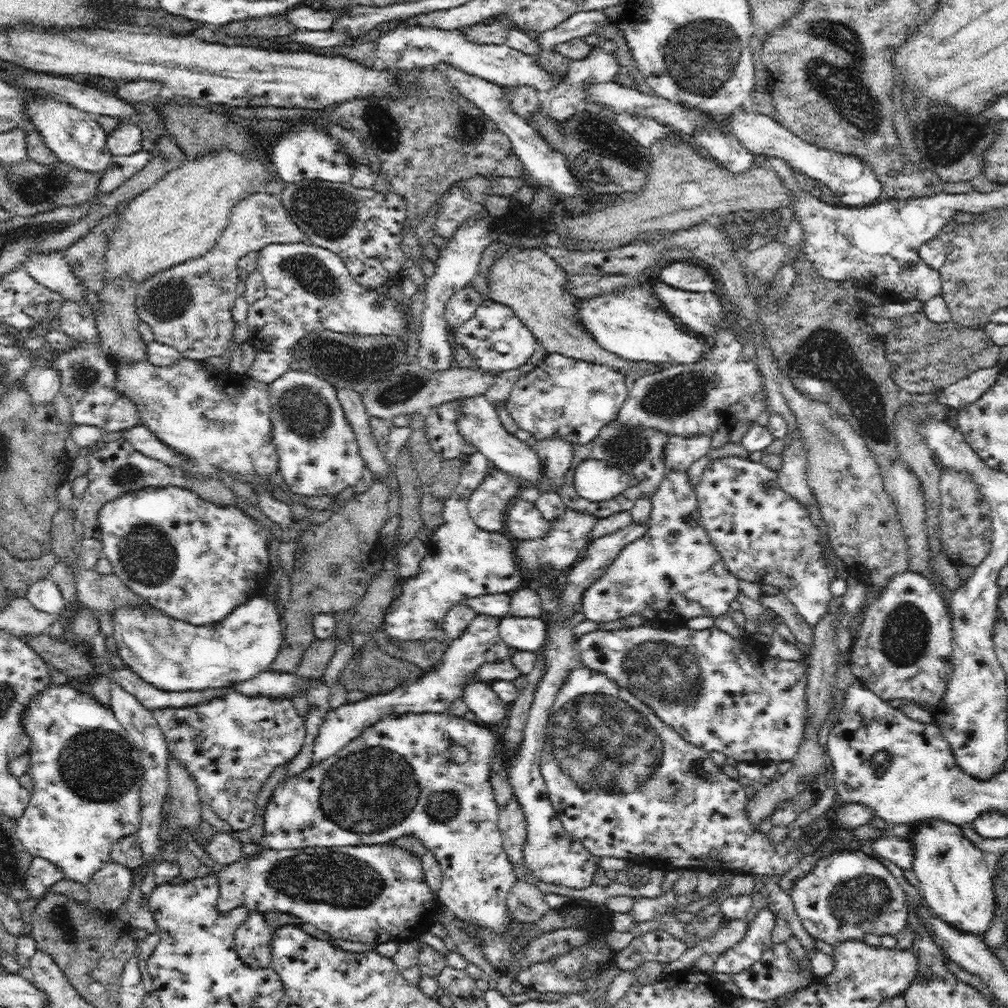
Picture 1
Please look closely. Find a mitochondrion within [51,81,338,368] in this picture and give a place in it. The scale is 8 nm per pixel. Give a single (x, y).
(164, 302)

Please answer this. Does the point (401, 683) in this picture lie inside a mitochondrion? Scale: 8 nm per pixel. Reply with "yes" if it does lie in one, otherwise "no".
no

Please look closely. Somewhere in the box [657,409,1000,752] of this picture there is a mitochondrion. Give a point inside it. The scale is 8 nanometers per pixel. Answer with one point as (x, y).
(904, 637)

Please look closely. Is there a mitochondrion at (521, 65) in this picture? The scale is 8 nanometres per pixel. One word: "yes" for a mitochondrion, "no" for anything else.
no

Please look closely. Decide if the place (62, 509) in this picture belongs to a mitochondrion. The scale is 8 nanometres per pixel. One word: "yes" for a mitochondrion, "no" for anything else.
no

